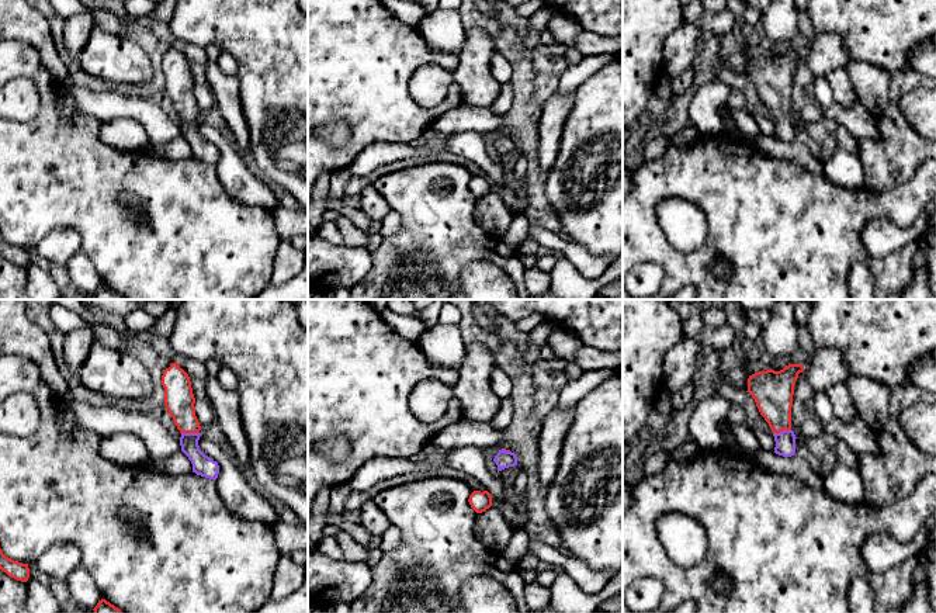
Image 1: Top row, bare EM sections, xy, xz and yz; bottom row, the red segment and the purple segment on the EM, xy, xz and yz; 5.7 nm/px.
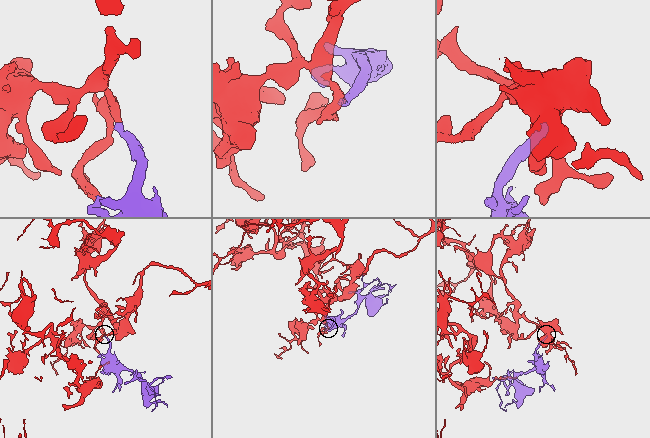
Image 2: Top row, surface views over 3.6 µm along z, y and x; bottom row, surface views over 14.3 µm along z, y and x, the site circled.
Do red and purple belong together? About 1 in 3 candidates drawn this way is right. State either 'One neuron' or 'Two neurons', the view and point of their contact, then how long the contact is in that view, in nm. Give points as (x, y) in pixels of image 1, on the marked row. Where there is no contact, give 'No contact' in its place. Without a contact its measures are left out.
One neuron. Touches red at xy (190, 432). Shared border 100 nm

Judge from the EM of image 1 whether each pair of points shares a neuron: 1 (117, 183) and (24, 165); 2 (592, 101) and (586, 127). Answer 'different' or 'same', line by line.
1: same
2: same

